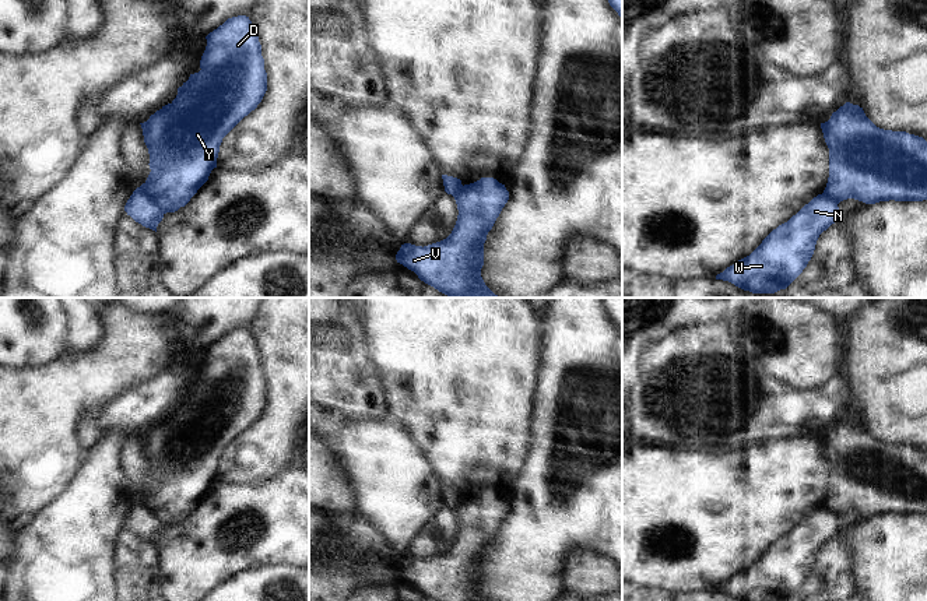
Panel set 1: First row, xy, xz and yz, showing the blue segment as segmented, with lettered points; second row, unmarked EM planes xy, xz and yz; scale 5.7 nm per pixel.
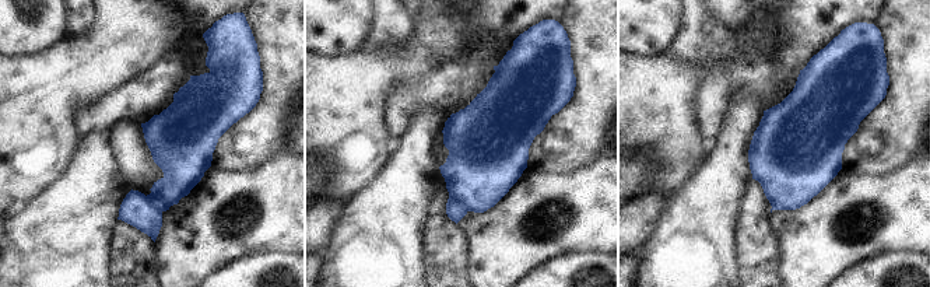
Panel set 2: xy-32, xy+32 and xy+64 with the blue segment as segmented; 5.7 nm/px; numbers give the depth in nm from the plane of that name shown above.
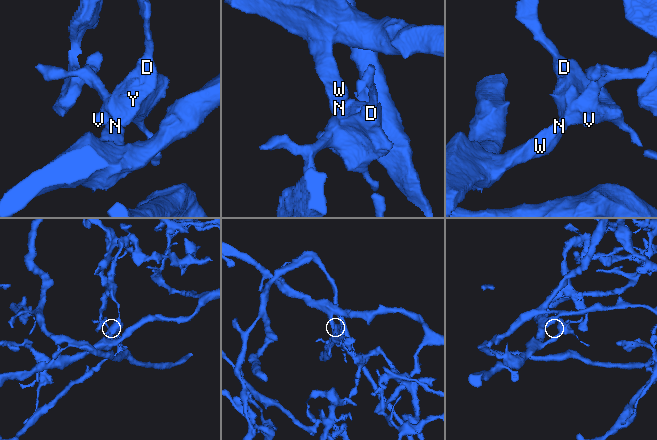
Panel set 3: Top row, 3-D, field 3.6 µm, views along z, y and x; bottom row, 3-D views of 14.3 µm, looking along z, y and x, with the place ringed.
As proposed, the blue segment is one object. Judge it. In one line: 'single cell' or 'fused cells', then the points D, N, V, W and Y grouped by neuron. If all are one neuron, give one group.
fused cells; D V Y / N W

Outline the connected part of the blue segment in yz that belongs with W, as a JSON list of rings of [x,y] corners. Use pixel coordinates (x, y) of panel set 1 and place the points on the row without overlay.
[[[818,507],[773,542],[749,569],[717,587],[716,593],[738,601],[787,601],[807,580],[819,548],[838,530],[838,517],[829,509]]]

